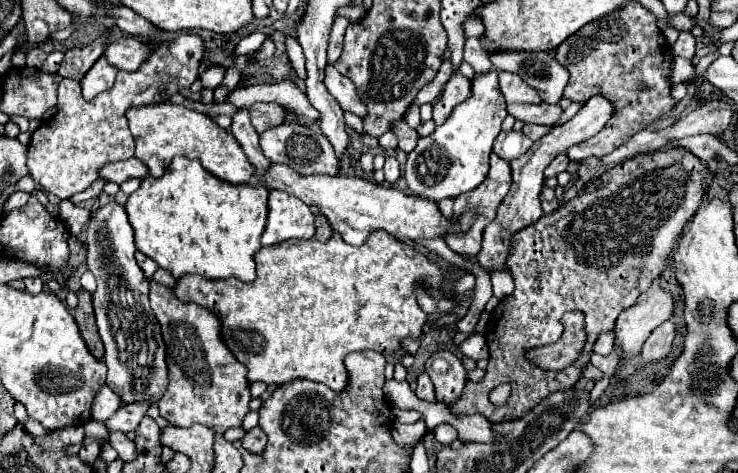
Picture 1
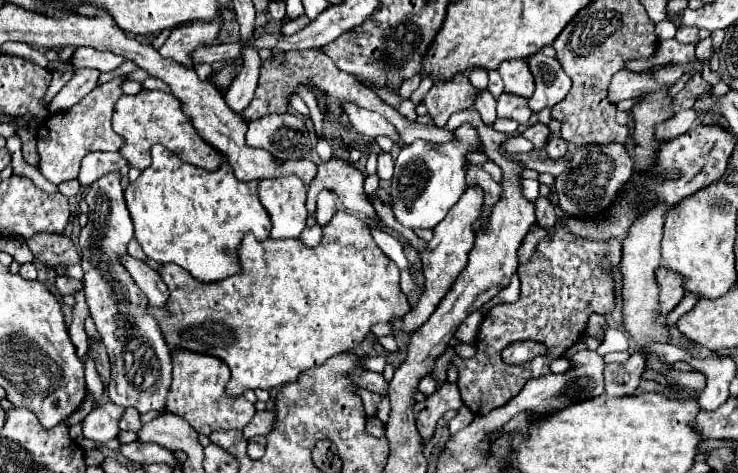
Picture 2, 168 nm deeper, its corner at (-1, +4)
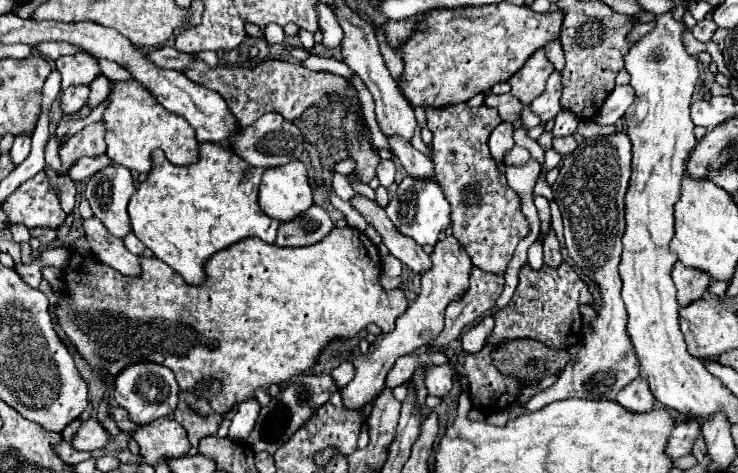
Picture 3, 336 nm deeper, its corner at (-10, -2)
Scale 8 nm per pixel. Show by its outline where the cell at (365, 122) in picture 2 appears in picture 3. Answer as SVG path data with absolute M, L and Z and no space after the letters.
M388 138L390 146L394 148L400 164L404 166L406 174L412 178L434 178L434 164L422 152L418 152L412 144L404 142L402 138Z

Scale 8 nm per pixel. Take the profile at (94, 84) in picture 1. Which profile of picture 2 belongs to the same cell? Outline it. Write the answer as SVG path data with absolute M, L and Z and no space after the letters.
M79 68L75 72L75 76L59 90L59 94L51 100L49 104L49 112L63 112L71 106L75 106L79 100L83 100L99 82L99 74L93 68Z

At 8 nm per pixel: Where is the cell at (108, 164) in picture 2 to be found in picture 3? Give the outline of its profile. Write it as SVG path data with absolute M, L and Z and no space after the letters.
M106 154L102 156L92 156L92 158L80 158L76 160L76 166L72 166L72 170L68 170L68 176L74 180L74 182L80 182L80 180L86 180L90 178L94 172L98 172L100 168L104 166L110 166L110 158L106 158Z

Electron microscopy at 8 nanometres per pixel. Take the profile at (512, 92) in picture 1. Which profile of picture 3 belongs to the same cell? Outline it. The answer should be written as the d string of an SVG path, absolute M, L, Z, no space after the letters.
M544 48L536 50L536 54L532 54L532 58L528 58L528 62L516 74L512 74L512 78L508 78L512 96L518 98L522 104L530 104L544 92L544 82L552 72L554 66L546 58Z

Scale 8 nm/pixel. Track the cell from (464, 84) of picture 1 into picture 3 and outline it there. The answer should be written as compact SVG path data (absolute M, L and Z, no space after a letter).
M466 102L456 106L446 106L440 110L434 108L426 110L426 118L428 118L428 128L434 134L432 162L436 170L436 182L440 182L452 210L452 236L460 238L460 246L466 248L476 268L492 274L504 274L508 262L512 260L516 244L530 232L530 226L520 210L518 194L508 186L506 176L498 170L498 164L492 160L488 150L488 136L502 122L502 118L494 108L488 106L470 108Z

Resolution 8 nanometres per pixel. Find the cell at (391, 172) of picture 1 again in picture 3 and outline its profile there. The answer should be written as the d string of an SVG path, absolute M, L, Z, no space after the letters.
M380 160L380 164L376 166L376 176L380 180L382 186L390 186L394 182L394 174L396 174L396 166L392 160Z

